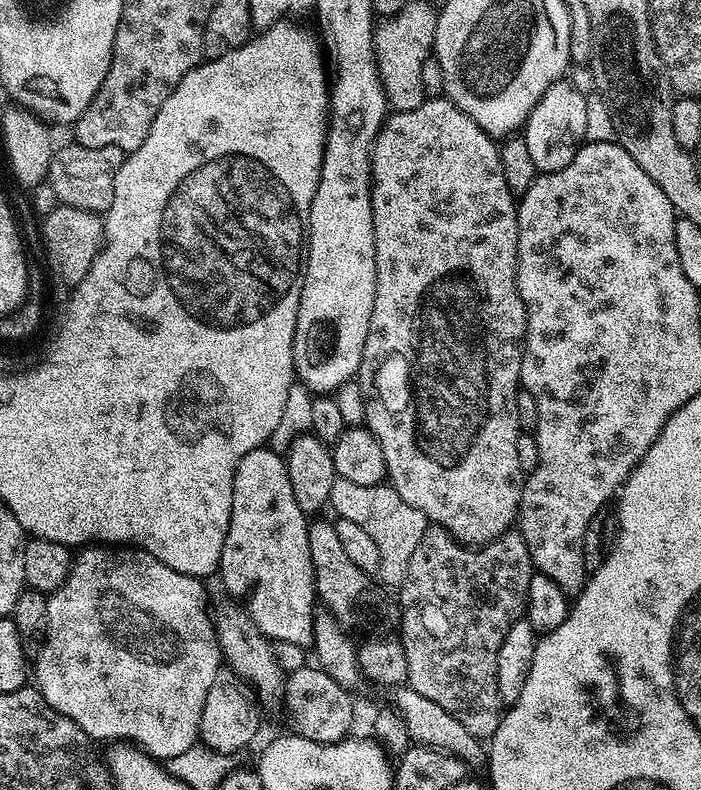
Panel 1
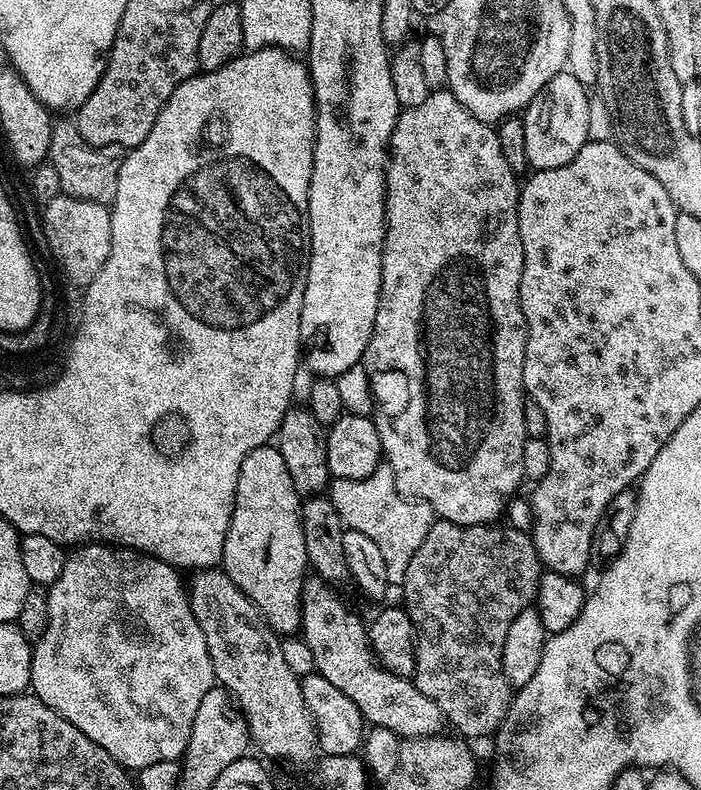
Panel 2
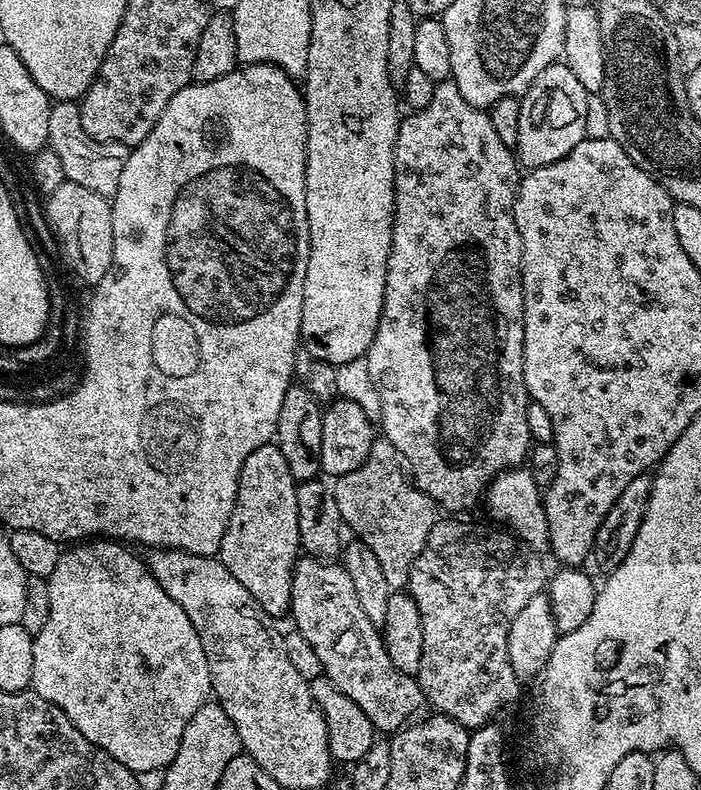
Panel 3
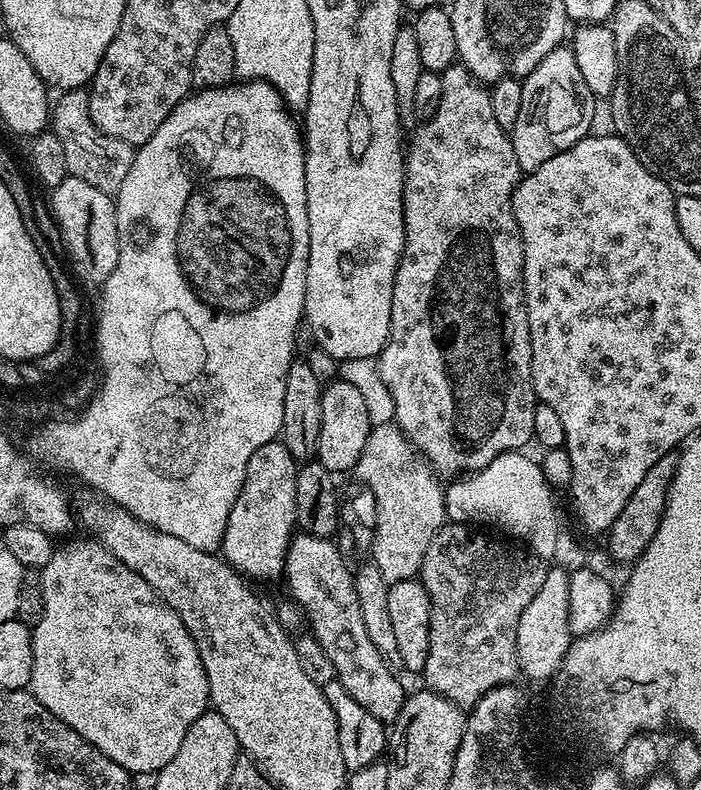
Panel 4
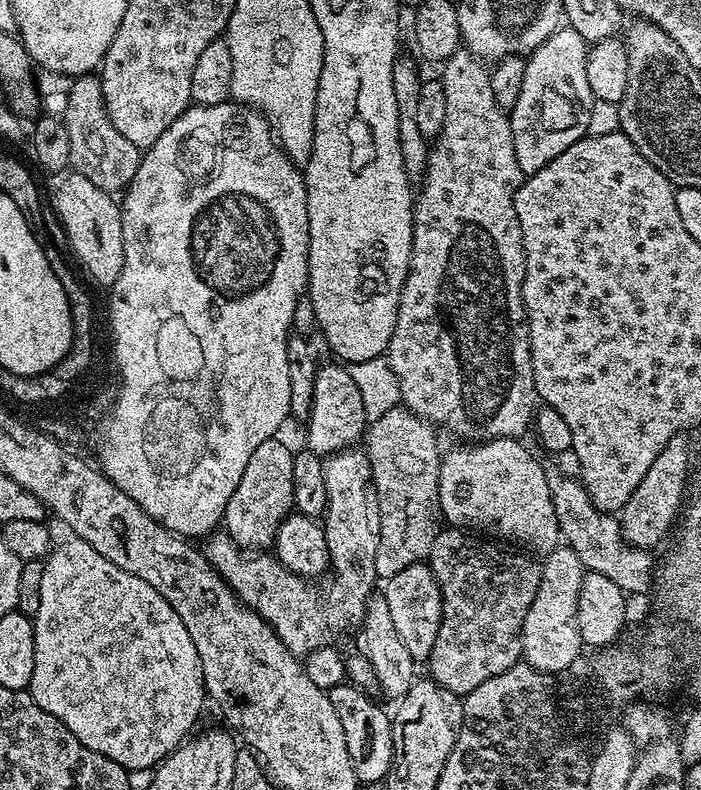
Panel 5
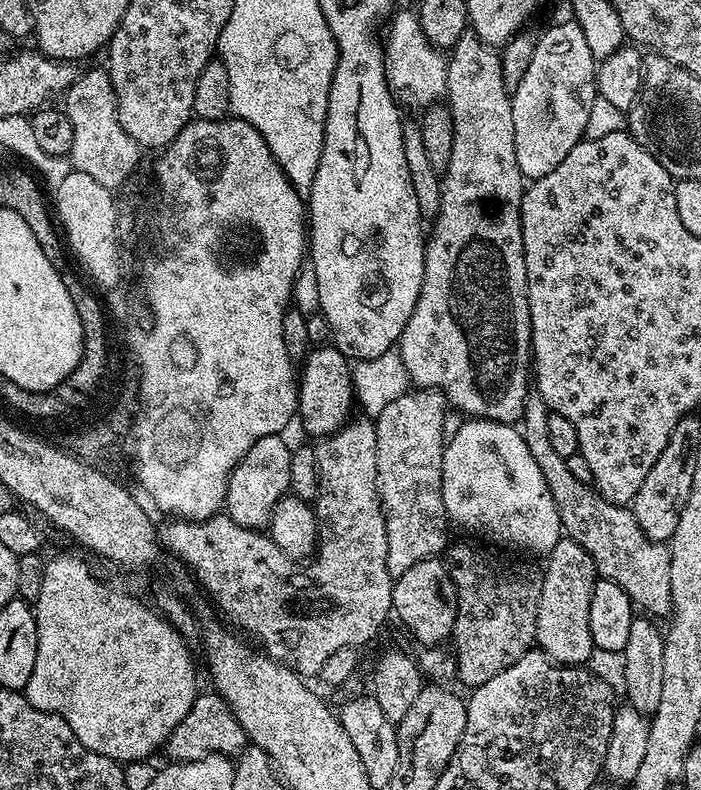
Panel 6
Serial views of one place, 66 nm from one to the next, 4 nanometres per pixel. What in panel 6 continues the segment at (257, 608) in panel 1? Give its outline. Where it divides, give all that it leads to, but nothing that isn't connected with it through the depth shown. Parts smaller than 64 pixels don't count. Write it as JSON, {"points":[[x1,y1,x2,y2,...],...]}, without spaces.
{"points":[[280,434,258,438,258,442,254,442,254,446,246,450,246,454,232,472,224,508,226,515,234,522,238,522,238,526,257,530,267,529,277,502,283,496,289,495,292,448,283,440,284,438]]}

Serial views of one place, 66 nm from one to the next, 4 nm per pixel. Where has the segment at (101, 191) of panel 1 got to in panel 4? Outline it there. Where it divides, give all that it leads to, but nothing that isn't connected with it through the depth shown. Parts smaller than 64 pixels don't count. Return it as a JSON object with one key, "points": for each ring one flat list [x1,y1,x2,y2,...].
{"points":[[69,88,57,96,60,97,57,100,55,97,50,108,50,131,62,142,68,175,82,178,82,182,90,182,90,186,98,186,98,190,115,194,132,165,133,145,110,138,94,126,88,117,88,93,84,88]]}

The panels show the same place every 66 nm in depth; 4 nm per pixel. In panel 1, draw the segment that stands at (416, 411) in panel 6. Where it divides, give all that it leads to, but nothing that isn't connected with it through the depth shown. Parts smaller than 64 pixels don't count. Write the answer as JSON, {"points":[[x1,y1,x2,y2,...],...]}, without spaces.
{"points":[[339,478,330,491,329,505,331,510,337,512,335,515,339,519,355,522,357,526,362,526,362,530,366,530,366,534,370,534,370,539,378,545,379,579,385,585,399,586,406,578,406,569,410,567,414,549,418,542,422,542,422,534,426,534,430,523,422,510,414,510,410,502,402,502,399,494,392,489,391,483,358,486,354,482]]}

